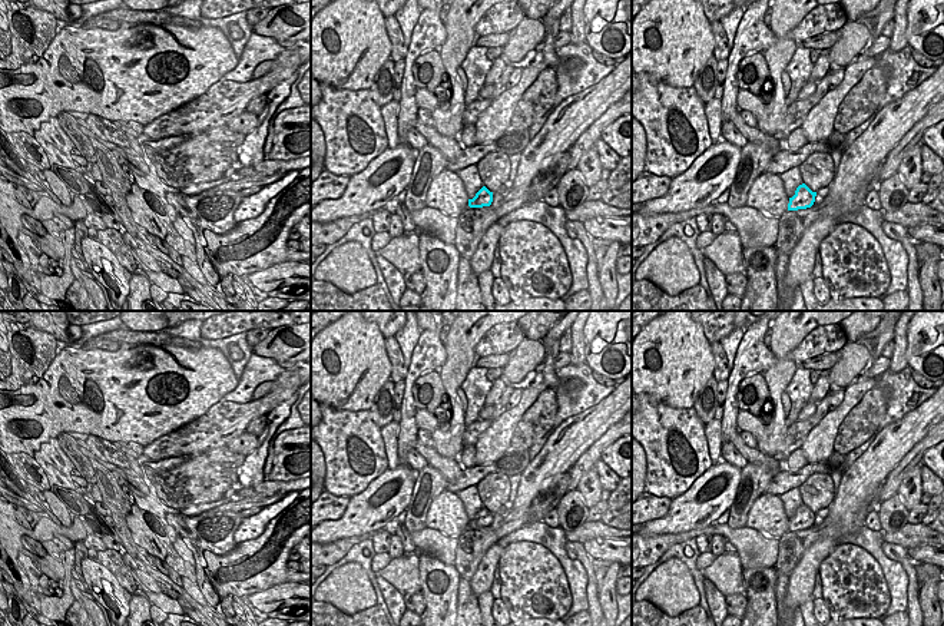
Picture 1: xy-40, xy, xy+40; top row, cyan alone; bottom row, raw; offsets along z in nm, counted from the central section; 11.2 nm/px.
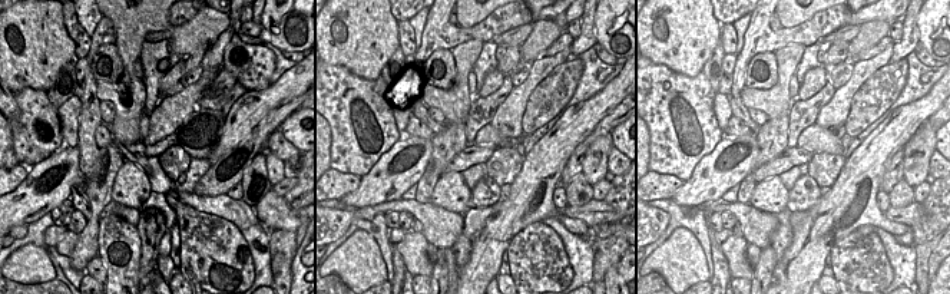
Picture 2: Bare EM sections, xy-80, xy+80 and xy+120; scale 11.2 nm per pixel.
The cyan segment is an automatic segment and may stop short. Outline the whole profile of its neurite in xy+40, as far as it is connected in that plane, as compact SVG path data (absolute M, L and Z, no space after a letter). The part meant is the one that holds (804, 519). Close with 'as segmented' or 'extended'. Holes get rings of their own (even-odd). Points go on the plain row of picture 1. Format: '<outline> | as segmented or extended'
M805 504L799 506L795 516L789 519L788 531L811 529L815 523L817 513L812 513Z | as segmented

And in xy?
M483 507L473 520L468 520L470 529L490 527L493 523L493 513Z | as segmented

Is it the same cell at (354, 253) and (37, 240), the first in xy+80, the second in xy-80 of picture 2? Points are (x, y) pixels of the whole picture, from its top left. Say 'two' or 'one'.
two

